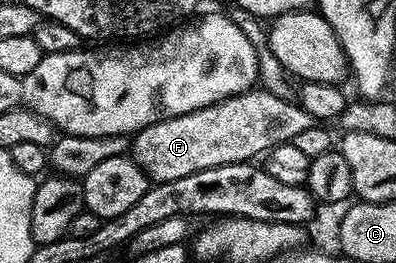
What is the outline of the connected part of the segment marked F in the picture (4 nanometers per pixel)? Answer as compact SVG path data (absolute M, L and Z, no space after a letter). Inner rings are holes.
M255 87L188 115L176 115L144 127L133 134L129 156L151 182L184 179L184 175L208 171L208 167L253 162L278 145L293 143L300 131L308 131L308 127L315 125L313 115L304 111L297 100L277 97L262 88Z

